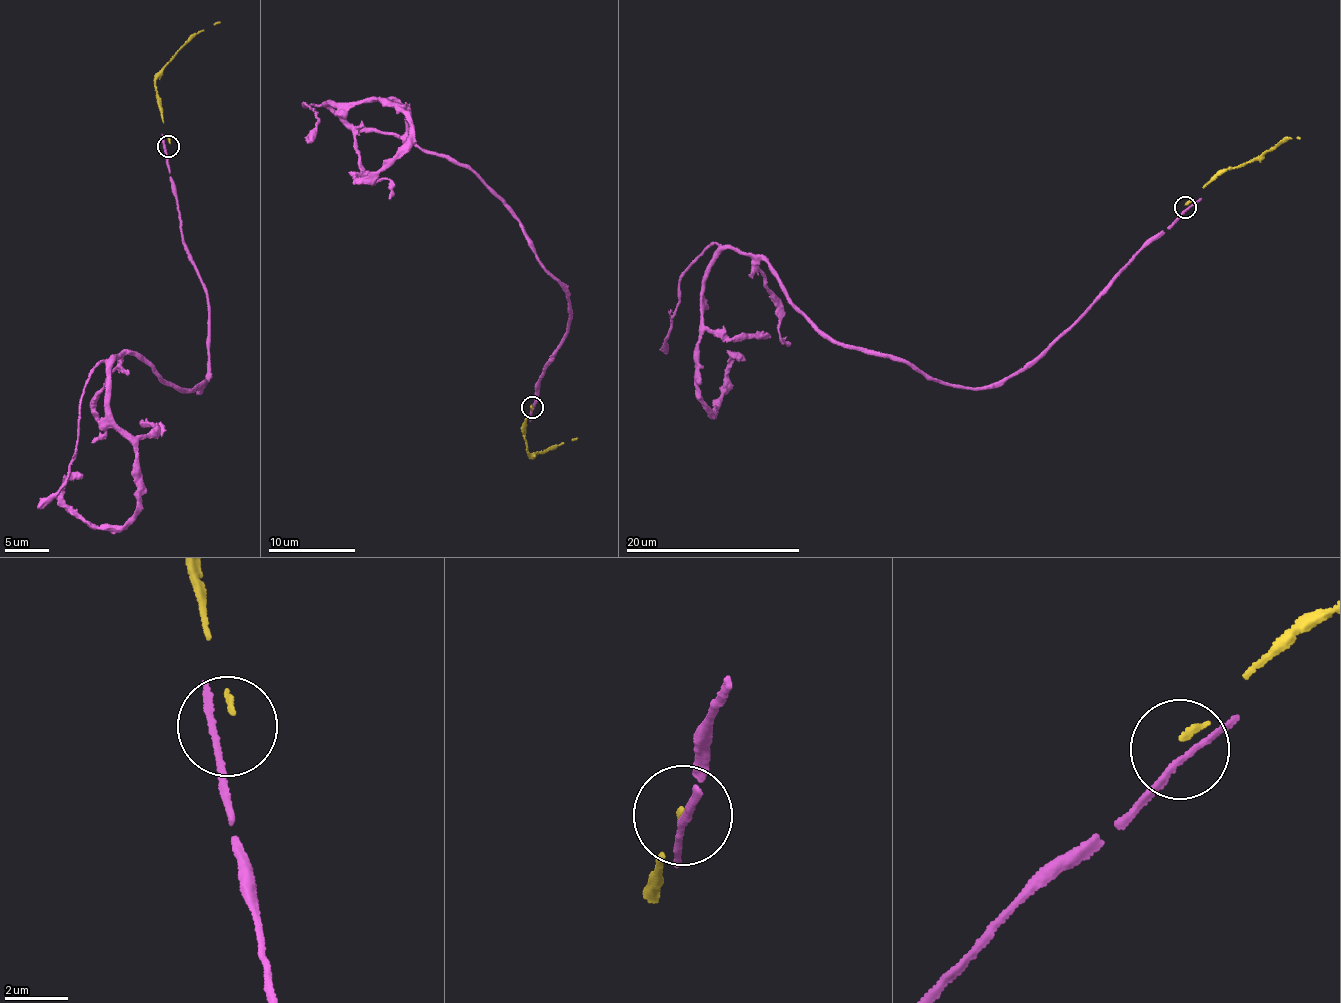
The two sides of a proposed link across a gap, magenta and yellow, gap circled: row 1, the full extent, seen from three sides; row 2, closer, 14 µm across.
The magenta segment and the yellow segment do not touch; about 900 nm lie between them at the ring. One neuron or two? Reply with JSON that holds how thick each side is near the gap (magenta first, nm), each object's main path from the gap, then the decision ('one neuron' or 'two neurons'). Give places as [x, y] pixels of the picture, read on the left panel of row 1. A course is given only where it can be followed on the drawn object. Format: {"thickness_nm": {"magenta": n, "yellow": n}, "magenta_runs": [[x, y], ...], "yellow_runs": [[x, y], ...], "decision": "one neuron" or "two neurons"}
{"thickness_nm": {"magenta": 190, "yellow": 170}, "magenta_runs": [[166, 149], [210, 307], [204, 386], [113, 357], [133, 519], [92, 525], [62, 497], [81, 474]], "yellow_runs": [[170, 142], [154, 88], [158, 76], [196, 34], [219, 22]], "decision": "two neurons"}

